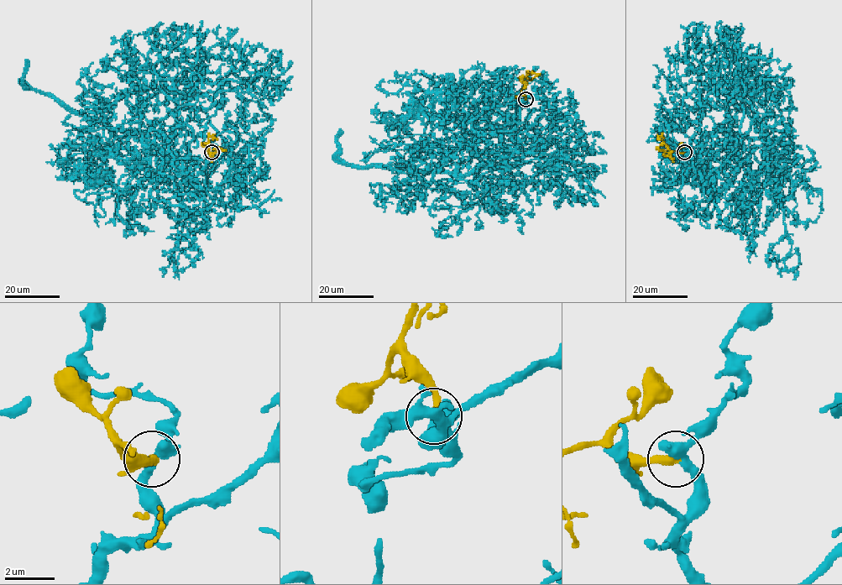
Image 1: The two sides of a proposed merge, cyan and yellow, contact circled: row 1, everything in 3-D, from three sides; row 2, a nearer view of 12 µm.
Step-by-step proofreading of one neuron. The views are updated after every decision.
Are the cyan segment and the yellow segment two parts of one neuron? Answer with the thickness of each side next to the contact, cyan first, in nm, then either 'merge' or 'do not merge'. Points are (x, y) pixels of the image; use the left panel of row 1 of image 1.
320/340 nm | merge

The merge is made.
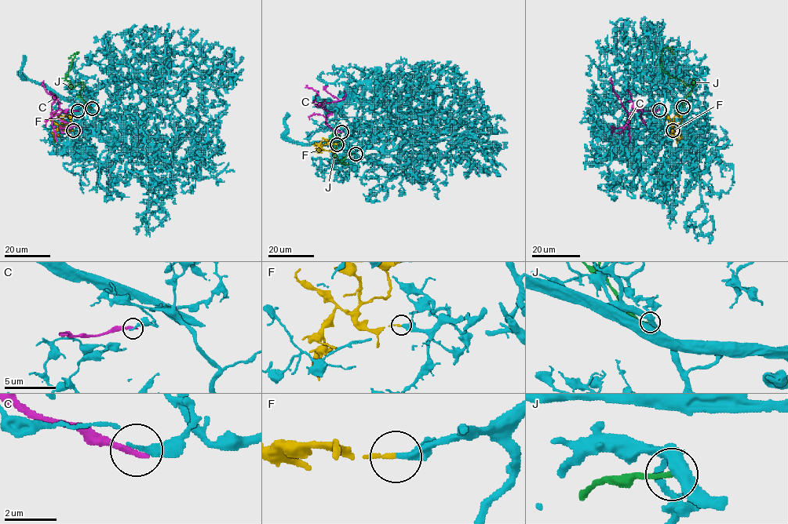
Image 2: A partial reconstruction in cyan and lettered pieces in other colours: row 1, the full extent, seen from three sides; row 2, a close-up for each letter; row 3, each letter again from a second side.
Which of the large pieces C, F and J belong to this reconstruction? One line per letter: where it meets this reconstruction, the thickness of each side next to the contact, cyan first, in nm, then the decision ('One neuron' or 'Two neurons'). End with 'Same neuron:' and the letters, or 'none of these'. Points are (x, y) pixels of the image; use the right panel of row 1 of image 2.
C: Touches cyan at (659, 110). Thickness 320 nm (cyan) against 240 nm. Two neurons
F: Touches cyan at (673, 130). Thickness 320 nm (cyan) against 160 nm. One neuron
J: Touches cyan at (683, 107). Thickness 380 nm (cyan) against 170 nm. Two neurons
Same neuron: F

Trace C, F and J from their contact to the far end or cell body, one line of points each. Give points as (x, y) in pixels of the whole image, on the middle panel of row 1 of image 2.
C: (341, 132), (333, 129), (326, 123), (326, 118), (331, 113), (315, 104), (338, 100), (324, 89), (326, 85)
F: (337, 144), (327, 143), (333, 153), (315, 147)
J: (355, 154), (348, 155), (344, 159), (348, 164), (343, 164), (330, 142), (336, 133), (341, 142), (332, 146)

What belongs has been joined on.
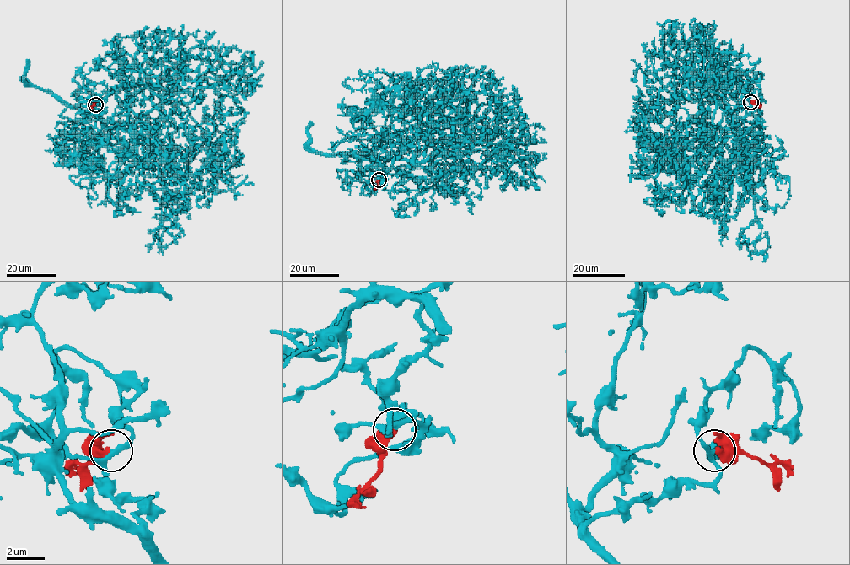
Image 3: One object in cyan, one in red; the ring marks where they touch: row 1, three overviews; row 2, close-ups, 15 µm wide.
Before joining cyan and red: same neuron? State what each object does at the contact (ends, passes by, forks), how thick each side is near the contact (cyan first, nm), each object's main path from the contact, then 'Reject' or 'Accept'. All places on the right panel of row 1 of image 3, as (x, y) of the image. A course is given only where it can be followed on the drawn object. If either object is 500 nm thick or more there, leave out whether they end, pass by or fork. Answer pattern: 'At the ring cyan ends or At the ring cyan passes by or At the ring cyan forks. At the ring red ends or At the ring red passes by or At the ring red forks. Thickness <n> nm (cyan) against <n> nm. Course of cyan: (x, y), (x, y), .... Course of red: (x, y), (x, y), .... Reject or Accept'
At the ring cyan forks. At the ring red ends. Thickness 200 nm (cyan) against 400 nm. Course of cyan: (750, 102), (719, 138), (734, 123), (715, 97), (711, 135), (690, 121), (682, 147). Course of red: (750, 102), (761, 105). Reject

